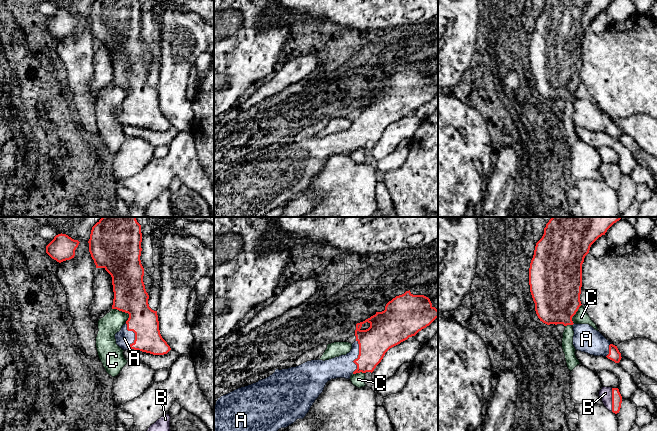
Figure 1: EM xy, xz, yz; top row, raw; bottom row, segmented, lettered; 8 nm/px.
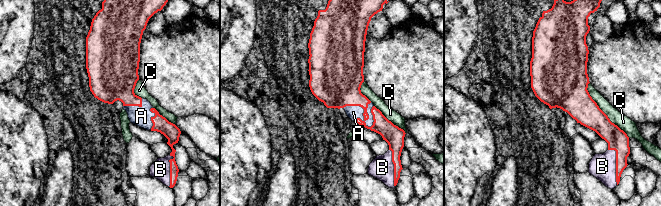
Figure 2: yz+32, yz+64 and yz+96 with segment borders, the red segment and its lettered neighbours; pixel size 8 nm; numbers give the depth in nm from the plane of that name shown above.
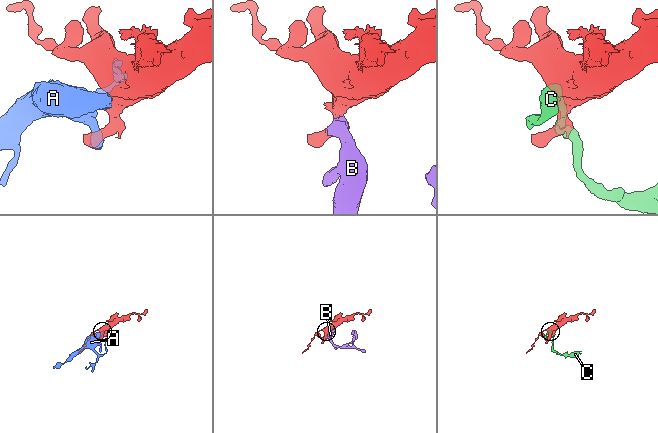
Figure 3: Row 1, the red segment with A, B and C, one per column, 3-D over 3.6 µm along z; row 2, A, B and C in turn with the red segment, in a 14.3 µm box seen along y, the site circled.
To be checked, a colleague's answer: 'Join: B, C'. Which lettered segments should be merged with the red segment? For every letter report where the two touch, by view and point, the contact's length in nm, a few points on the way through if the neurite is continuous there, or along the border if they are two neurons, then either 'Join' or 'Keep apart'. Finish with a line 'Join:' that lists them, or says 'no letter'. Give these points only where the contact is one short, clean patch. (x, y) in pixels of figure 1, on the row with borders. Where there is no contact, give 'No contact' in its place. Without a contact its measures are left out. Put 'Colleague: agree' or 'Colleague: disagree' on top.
Colleague: disagree
A: Touches red at xz (358, 357). Shared border 280 nm. Join
B: Touches red at yz (612, 399). Shared border 180 nm. Join
C: Touches red at yz (571, 318). Shared border 220 nm. Keep apart
Join: A, B

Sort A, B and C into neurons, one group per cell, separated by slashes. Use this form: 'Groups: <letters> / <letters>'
Groups: A B / C

